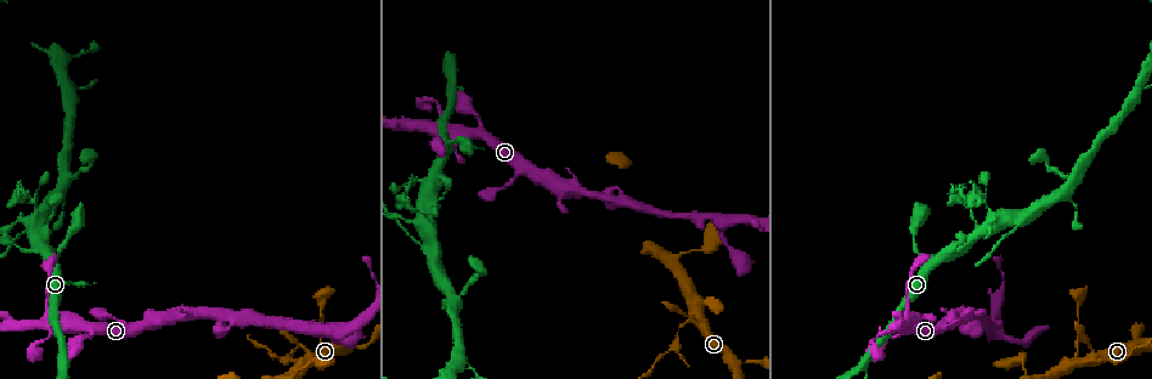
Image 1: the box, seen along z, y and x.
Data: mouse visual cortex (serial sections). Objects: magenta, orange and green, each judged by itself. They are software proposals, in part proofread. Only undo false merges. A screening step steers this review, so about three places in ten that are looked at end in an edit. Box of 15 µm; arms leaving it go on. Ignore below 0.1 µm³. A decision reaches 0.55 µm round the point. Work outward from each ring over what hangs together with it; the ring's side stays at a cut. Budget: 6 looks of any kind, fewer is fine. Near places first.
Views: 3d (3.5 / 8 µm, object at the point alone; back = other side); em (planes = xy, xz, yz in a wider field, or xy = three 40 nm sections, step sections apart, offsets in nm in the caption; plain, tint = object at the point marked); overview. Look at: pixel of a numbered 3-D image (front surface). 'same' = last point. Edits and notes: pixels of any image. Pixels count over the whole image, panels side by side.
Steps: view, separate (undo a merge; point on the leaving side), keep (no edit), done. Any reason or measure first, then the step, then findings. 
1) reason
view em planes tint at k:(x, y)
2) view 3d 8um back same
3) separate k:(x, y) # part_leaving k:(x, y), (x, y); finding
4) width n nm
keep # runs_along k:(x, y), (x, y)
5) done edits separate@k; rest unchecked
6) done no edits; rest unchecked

thin neck
view 3d 3.5um at 1:(435, 133)

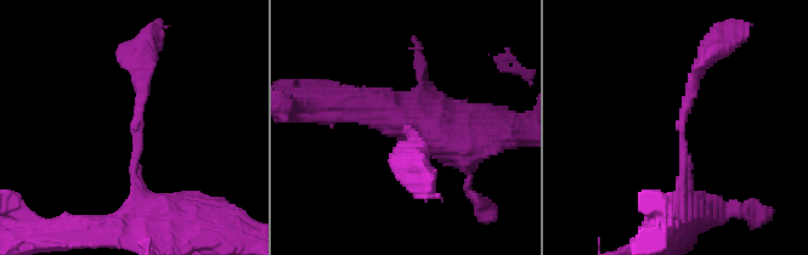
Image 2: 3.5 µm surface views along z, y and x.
view em xy step 1 tint at 2:(409, 131)

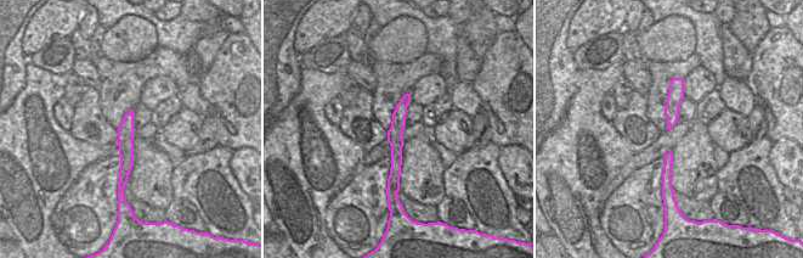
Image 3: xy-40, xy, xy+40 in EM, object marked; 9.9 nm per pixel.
width 140 nm
keep # runs_along 3:(407, 97), (399, 115), (391, 184); continuous, no second cell

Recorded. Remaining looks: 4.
thin arm on a thick one
view 3d 3.5um at 1:(427, 245)

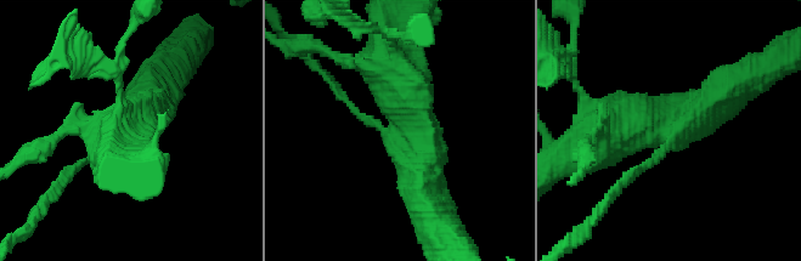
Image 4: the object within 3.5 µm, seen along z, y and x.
need the tissue
view em xy step 2 plain at 4:(672, 135)

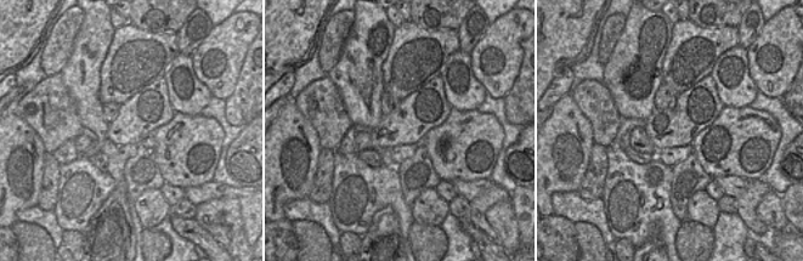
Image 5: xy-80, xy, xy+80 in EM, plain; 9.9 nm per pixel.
where the object lies
view em xy step 2 tint same

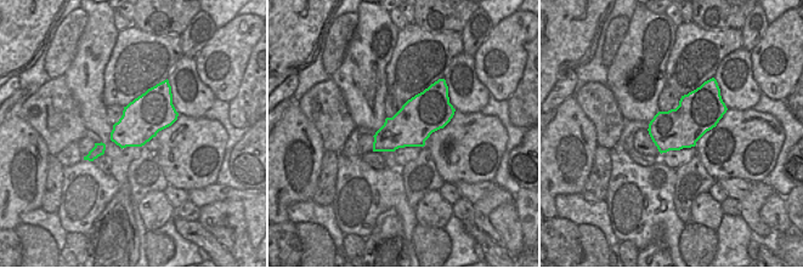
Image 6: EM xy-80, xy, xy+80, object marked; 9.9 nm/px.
width 400 nm
keep # runs_along 4:(119, 128), (67, 172); one cell here

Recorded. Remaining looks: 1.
done no edits; rest unchecked

